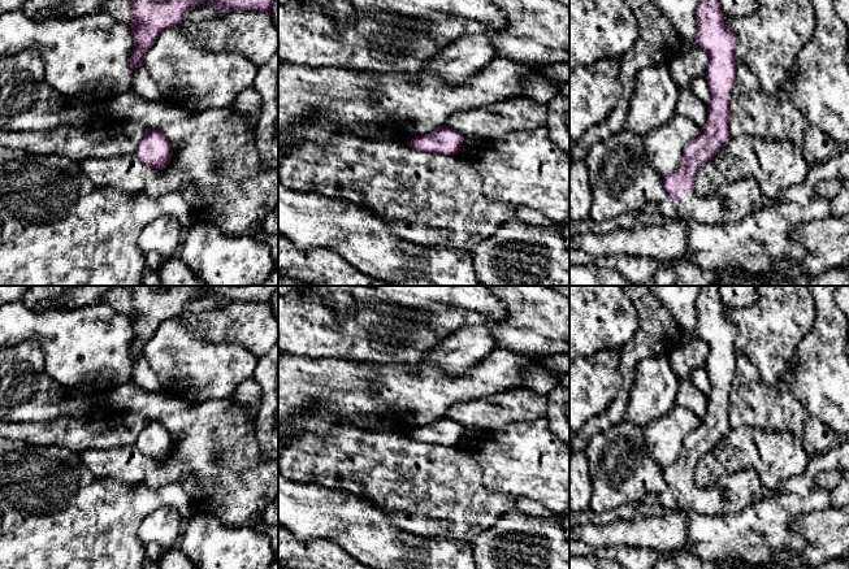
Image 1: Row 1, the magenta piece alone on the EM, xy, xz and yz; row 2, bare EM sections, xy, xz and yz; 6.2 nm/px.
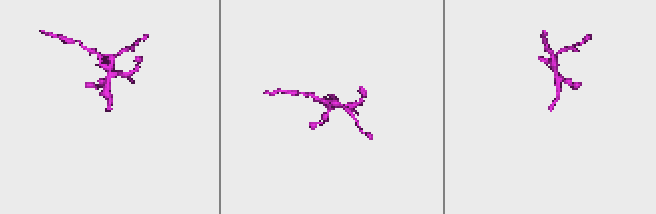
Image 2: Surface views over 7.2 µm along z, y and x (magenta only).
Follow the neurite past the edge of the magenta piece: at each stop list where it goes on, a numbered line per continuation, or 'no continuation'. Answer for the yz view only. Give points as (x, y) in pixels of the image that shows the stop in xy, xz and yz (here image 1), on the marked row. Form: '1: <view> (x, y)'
1: yz (667, 243)

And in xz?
no continuation

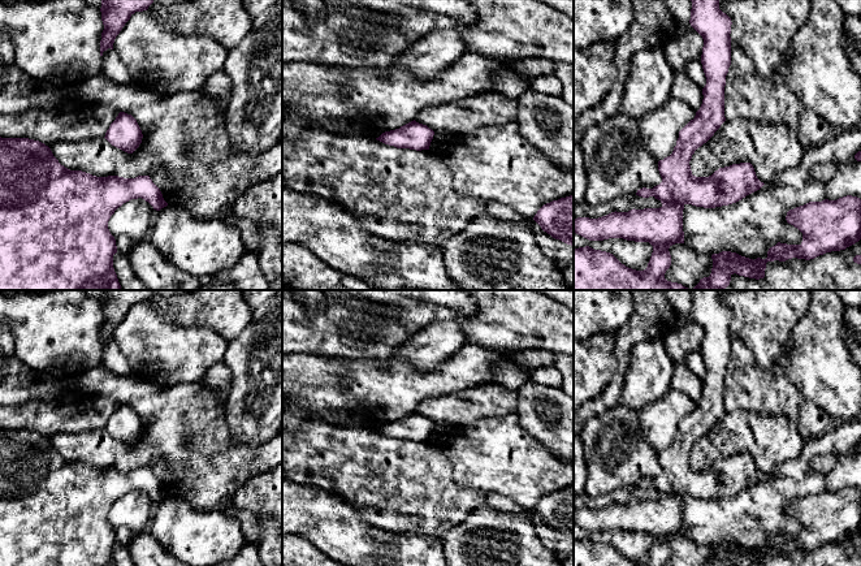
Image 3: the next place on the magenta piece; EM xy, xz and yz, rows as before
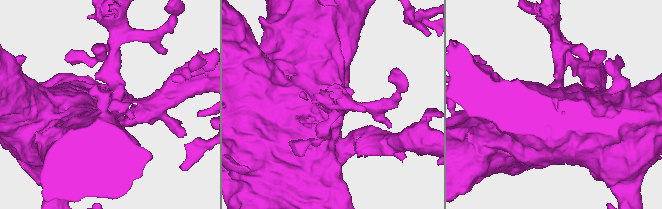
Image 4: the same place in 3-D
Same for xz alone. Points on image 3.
no continuation

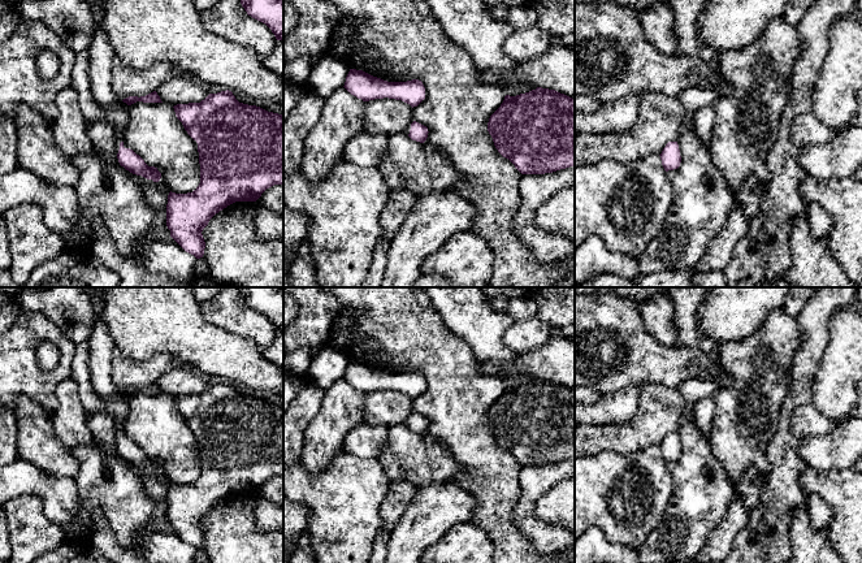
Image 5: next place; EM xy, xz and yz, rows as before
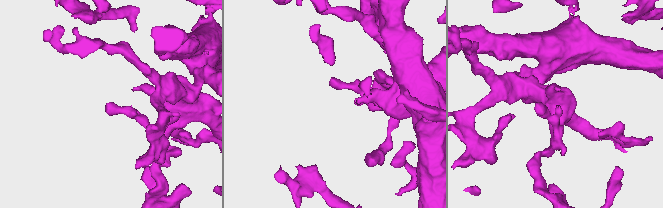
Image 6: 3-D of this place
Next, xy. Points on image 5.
1: xy (118, 116)

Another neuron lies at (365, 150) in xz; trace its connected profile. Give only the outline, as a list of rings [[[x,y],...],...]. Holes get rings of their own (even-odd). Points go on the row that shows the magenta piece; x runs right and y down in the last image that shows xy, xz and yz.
[[[361,130],[347,142],[343,157],[360,166],[377,166],[386,151],[387,137]]]

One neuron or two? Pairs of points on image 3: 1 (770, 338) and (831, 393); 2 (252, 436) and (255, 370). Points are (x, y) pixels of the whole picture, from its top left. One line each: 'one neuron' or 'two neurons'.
1: two neurons
2: one neuron

